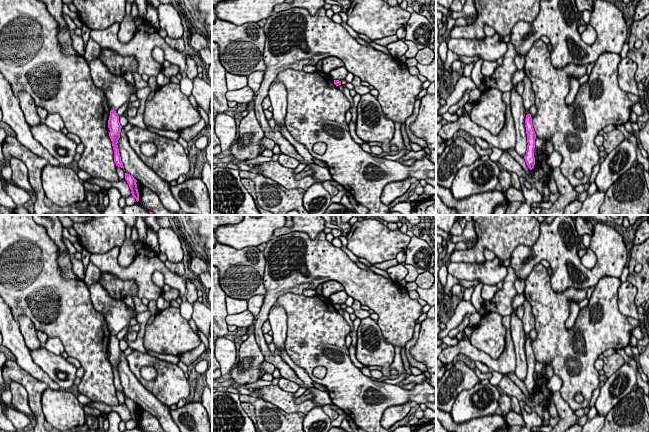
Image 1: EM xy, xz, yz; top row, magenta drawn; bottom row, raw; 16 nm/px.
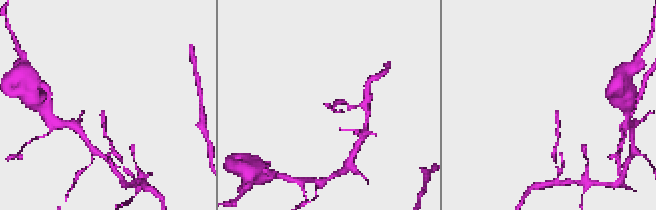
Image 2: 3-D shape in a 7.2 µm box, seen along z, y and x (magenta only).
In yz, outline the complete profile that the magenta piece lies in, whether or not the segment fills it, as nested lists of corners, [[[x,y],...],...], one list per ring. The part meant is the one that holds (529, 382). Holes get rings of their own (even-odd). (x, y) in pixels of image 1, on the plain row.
[[[531,338],[526,339],[525,351],[526,351],[528,369],[527,369],[527,375],[526,375],[526,379],[524,380],[524,383],[528,392],[532,394],[535,389],[534,373],[535,373],[536,358],[532,348]]]

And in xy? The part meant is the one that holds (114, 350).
[[[115,334],[110,335],[110,340],[108,344],[108,352],[110,354],[109,361],[112,365],[112,370],[114,374],[114,386],[116,390],[124,393],[123,387],[121,385],[118,369],[117,369],[118,364],[120,362],[120,356],[121,356],[122,350],[120,349],[119,340]]]

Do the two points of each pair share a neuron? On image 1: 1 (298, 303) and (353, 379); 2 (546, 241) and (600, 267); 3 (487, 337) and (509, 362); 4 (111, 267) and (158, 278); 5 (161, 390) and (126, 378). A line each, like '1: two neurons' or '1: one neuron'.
1: one neuron
2: one neuron
3: two neurons
4: two neurons
5: two neurons

